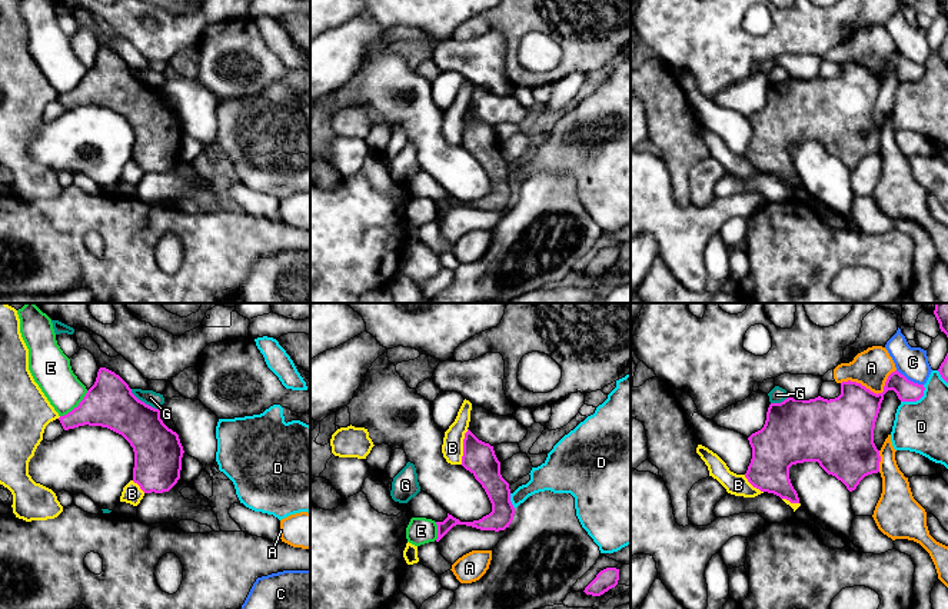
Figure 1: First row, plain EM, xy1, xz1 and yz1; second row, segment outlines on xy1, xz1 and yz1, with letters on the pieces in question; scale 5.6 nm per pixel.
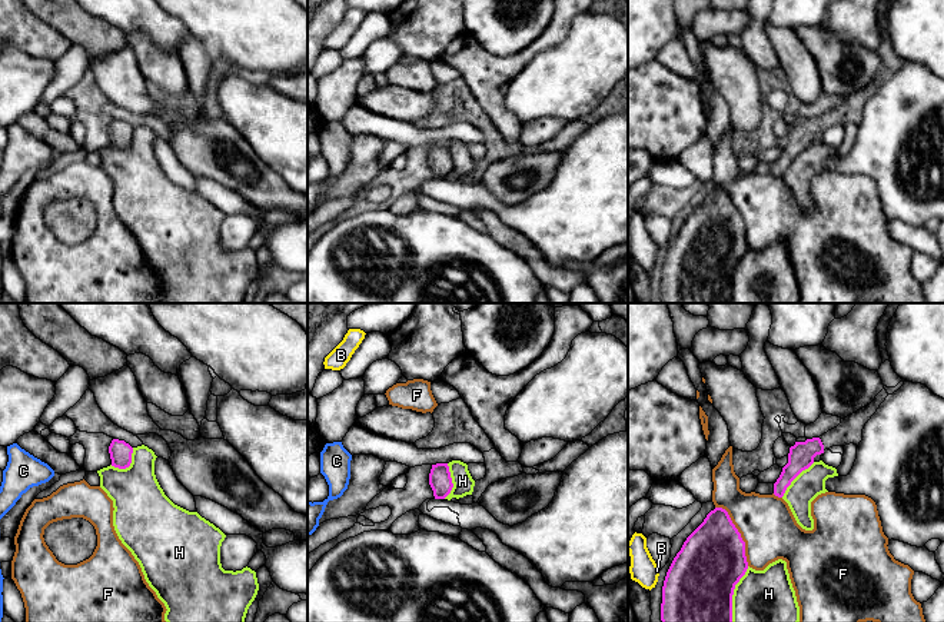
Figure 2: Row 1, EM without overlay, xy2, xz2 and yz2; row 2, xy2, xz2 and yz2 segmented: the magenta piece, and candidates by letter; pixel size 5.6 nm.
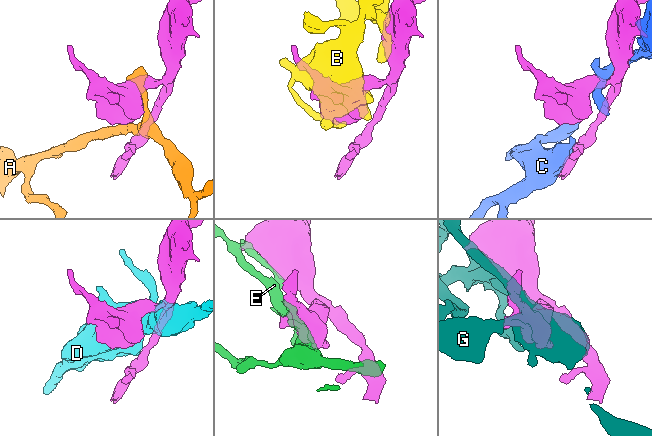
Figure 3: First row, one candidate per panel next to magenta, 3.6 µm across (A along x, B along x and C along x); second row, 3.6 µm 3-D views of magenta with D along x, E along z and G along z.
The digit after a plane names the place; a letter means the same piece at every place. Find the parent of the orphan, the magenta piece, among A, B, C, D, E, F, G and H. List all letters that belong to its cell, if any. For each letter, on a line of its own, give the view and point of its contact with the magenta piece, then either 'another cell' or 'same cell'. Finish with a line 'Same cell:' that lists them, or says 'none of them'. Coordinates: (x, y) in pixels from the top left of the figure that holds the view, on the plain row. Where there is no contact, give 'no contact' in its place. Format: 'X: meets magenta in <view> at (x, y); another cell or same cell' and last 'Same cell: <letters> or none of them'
A: meets magenta in yz1 at (872, 72); another cell
B: meets magenta in xz1 at (463, 126); another cell
C: meets magenta in yz1 at (910, 60); another cell
D: meets magenta in yz1 at (917, 79); another cell
E: meets magenta in xy1 at (77, 86); another cell
F: meets magenta in yz2 at (740, 213); another cell
G: meets magenta in xy1 at (143, 82); another cell
H: meets magenta in yz2 at (733, 273); another cell
Same cell: none of them

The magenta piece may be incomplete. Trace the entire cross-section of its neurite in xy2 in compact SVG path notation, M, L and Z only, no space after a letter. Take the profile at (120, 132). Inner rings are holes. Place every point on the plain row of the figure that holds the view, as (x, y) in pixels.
M113 119L109 126L112 146L126 149L132 143L133 127L124 120Z

